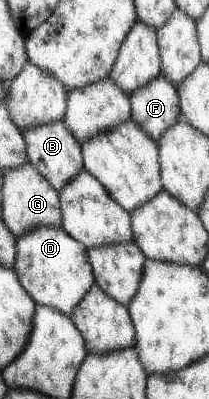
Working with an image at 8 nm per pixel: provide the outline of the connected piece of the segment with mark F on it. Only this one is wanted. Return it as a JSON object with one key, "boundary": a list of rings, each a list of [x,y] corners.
{"boundary":[[[160,72],[144,87],[129,95],[131,118],[138,123],[155,142],[176,121],[181,107],[177,86]]]}

